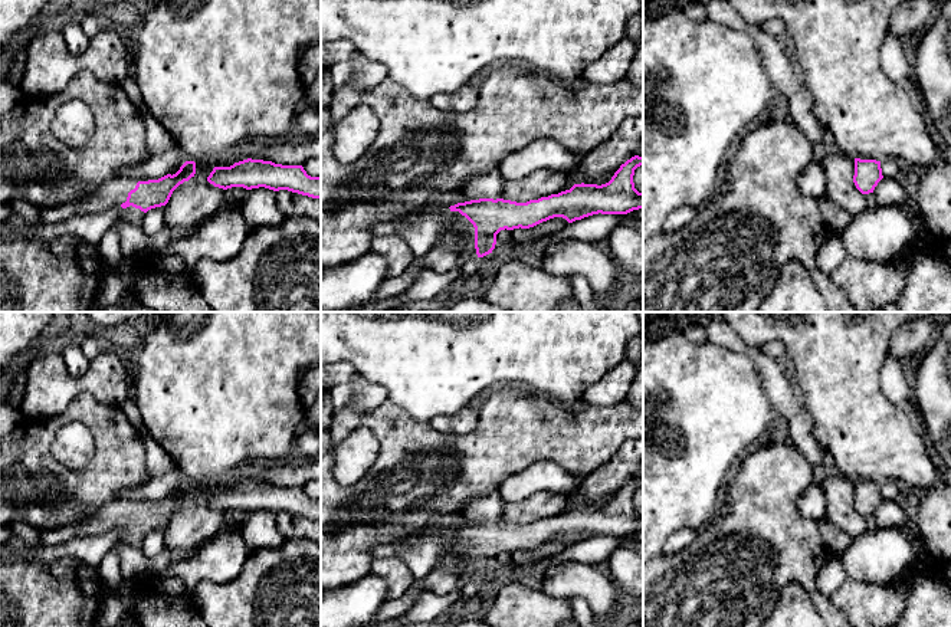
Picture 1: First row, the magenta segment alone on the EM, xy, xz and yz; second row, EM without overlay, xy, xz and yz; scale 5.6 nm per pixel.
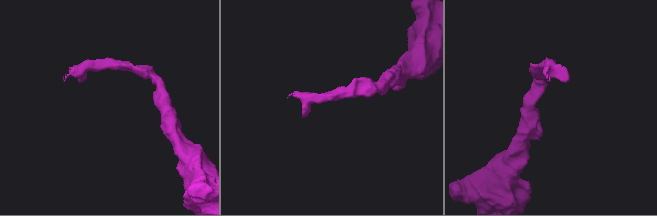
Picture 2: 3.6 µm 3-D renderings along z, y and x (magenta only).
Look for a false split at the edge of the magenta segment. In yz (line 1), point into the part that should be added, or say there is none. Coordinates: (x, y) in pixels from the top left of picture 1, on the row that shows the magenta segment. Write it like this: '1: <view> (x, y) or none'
1: none

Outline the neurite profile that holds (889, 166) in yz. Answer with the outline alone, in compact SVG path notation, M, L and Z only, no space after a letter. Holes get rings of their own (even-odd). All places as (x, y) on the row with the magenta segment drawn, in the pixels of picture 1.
M886 157L881 161L882 175L883 177L895 177L899 170L899 160L893 157Z

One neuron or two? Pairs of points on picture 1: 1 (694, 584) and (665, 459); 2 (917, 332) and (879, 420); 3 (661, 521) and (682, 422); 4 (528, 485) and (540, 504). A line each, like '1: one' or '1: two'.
1: two
2: two
3: one
4: two

